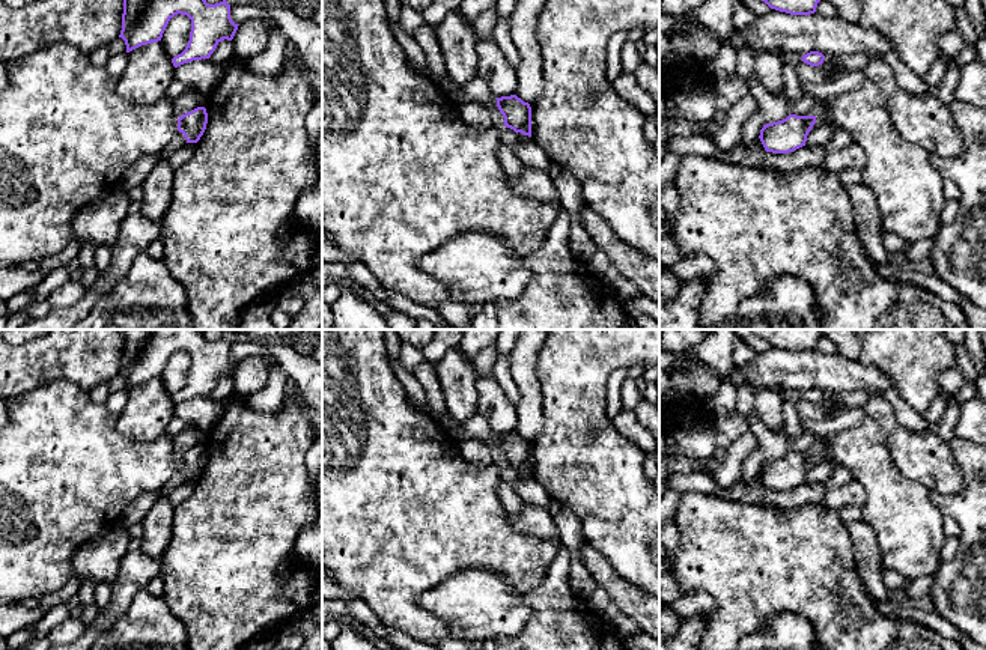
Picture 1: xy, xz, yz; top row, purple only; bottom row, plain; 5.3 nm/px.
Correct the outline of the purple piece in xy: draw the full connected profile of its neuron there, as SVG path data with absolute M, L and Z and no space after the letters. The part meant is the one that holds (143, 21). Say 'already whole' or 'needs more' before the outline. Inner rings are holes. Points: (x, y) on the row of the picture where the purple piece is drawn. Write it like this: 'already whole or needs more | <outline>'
already whole | M123 0L122 30L126 53L158 42L175 15L191 20L190 41L185 50L172 59L175 68L209 59L217 45L232 41L238 26L230 18L230 5L223 0L209 5L206 0Z

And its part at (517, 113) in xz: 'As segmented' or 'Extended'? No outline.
As segmented

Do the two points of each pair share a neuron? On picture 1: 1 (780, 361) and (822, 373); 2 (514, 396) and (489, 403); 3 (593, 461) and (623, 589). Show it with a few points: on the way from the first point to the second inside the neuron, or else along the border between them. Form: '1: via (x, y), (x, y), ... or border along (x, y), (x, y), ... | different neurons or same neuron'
1: via (791, 364), (813, 367) | same neuron
2: border along (492, 375), (503, 393), (515, 405) | different neurons
3: border along (598, 551), (620, 577), (634, 583), (643, 592) | different neurons

